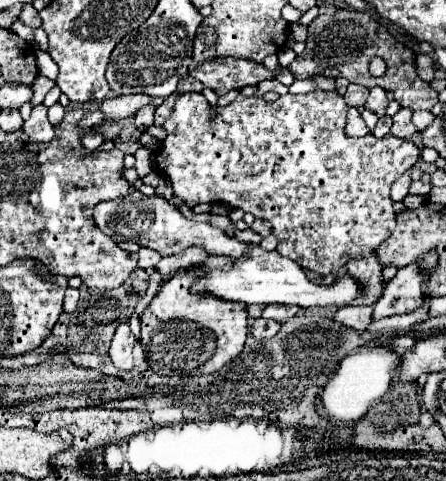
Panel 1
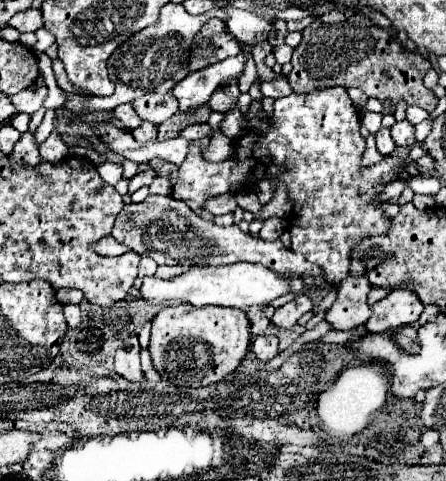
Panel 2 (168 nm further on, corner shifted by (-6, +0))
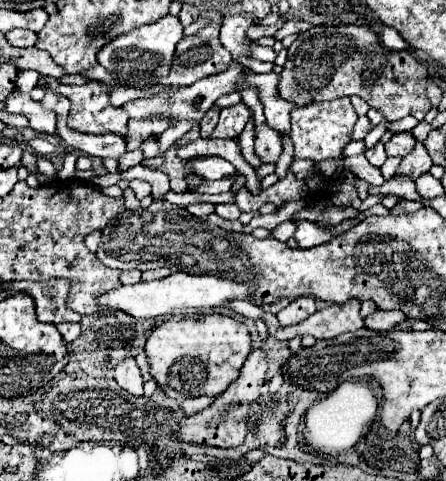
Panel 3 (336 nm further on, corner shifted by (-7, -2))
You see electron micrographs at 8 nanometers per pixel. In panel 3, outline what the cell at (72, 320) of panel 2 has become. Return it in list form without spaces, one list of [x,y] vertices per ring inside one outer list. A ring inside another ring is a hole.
[[[62,322],[62,324],[58,324],[58,330],[64,336],[66,344],[74,342],[80,336],[80,324],[78,322]]]

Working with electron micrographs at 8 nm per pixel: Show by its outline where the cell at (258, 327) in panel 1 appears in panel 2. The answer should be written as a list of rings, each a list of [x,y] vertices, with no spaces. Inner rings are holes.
[[[257,336],[251,344],[251,352],[263,362],[271,360],[279,352],[277,350],[277,338],[275,336]]]

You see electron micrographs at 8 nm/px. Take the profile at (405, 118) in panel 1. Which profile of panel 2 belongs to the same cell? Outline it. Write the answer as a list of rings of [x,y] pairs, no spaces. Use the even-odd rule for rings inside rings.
[[[401,120],[401,122],[395,122],[391,126],[391,138],[397,146],[403,146],[403,148],[409,148],[415,144],[415,128],[411,122],[407,120]]]

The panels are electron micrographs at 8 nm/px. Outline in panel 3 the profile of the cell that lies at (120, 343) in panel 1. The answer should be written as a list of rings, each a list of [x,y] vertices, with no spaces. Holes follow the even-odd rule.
[[[132,356],[130,358],[124,358],[114,368],[114,378],[120,384],[120,388],[128,390],[134,396],[142,396],[142,384],[144,384],[144,380],[142,380],[140,368],[138,368],[138,364],[136,364],[136,360]]]

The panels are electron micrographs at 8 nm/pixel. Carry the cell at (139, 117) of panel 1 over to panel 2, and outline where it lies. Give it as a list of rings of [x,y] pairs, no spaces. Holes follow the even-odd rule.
[[[143,122],[139,128],[135,128],[133,132],[133,138],[137,140],[137,142],[151,142],[151,140],[155,140],[157,138],[157,128],[155,128],[155,124],[151,124],[151,122]]]

